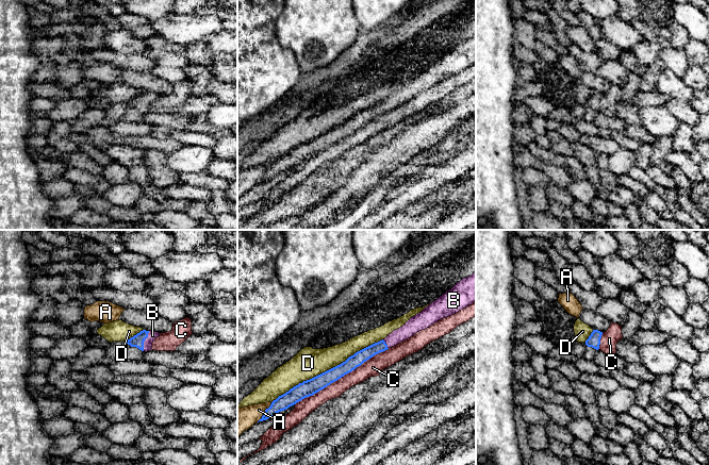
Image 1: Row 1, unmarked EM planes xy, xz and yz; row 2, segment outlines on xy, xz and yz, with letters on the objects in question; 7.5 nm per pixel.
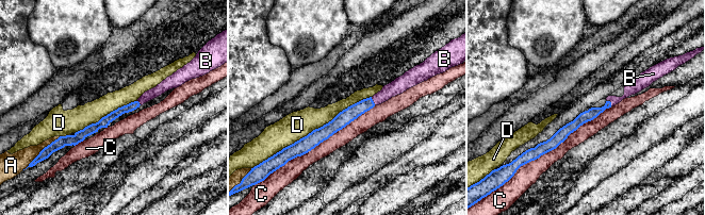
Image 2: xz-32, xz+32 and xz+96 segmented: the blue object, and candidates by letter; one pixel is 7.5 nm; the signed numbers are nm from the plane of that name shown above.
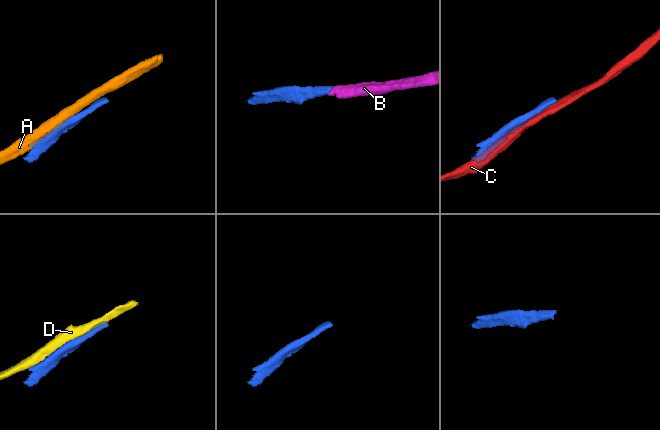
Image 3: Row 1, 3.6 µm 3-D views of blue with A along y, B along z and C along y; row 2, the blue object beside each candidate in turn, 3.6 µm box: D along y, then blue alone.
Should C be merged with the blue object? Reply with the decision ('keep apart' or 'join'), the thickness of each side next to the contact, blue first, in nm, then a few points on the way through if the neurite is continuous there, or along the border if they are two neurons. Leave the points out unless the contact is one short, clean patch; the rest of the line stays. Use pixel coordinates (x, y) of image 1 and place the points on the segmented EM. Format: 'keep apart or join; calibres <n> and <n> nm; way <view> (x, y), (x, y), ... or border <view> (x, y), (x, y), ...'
keep apart; calibres 120 and 140 nm

